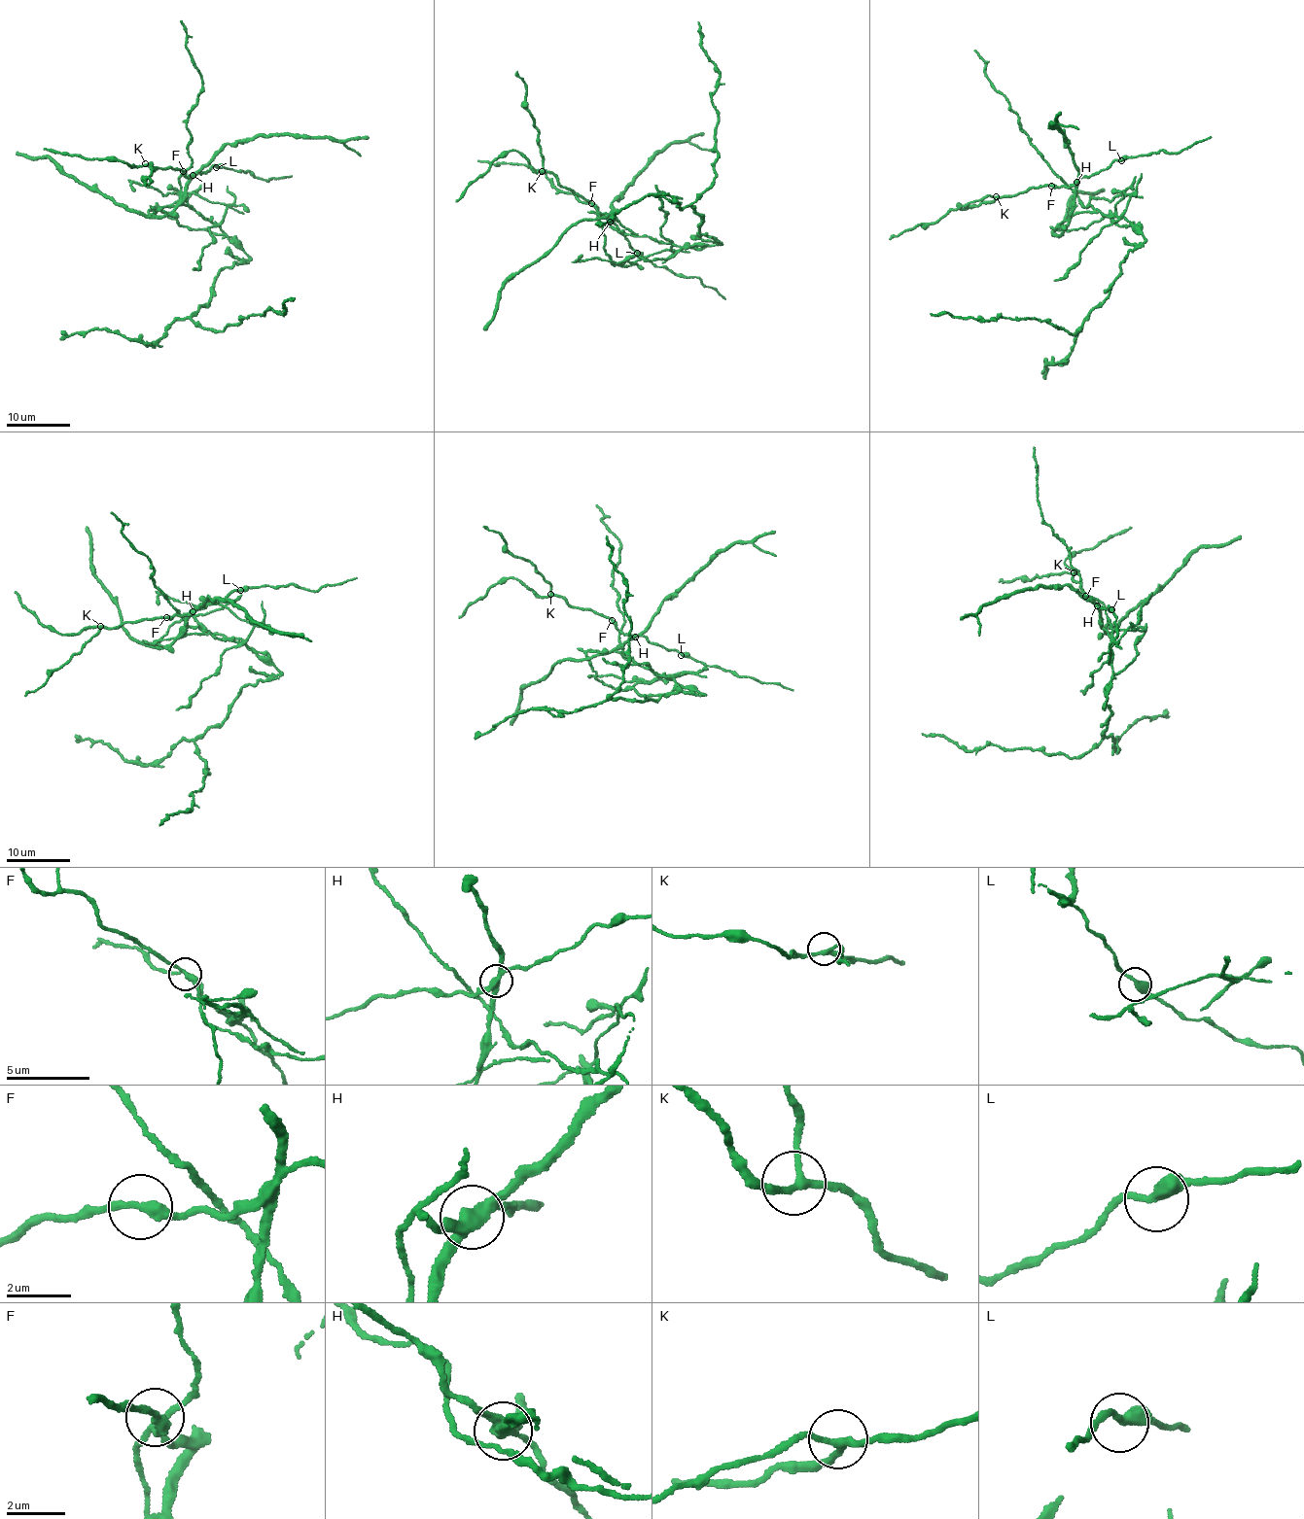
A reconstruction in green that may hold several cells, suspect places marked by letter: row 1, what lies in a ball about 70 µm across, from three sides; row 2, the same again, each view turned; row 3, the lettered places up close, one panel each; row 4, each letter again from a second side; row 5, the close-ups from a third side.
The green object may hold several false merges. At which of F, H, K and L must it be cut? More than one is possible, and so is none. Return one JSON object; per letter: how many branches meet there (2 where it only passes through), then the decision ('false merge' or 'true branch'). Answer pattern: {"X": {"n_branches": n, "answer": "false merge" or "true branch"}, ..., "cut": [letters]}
{"F": {"n_branches": 2, "answer": "true branch"}, "H": {"n_branches": 3, "answer": "false merge"}, "K": {"n_branches": 3, "answer": "true branch"}, "L": {"n_branches": 2, "answer": "true branch"}, "cut": ["H"]}

